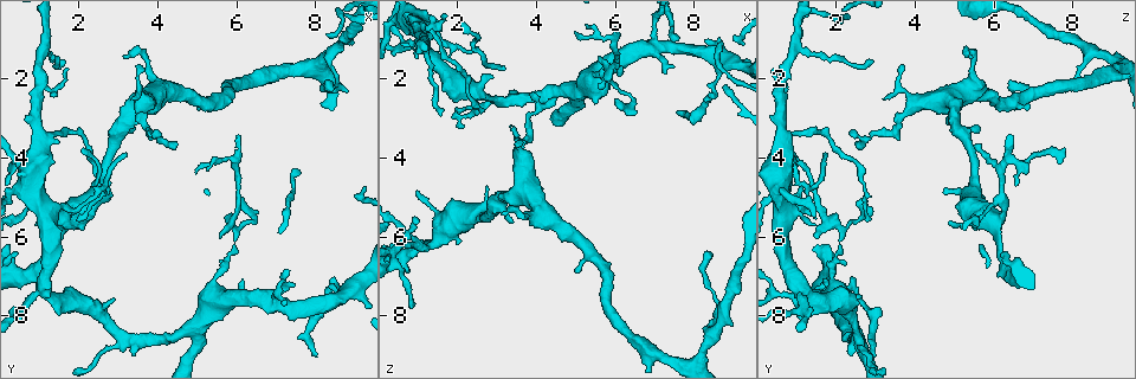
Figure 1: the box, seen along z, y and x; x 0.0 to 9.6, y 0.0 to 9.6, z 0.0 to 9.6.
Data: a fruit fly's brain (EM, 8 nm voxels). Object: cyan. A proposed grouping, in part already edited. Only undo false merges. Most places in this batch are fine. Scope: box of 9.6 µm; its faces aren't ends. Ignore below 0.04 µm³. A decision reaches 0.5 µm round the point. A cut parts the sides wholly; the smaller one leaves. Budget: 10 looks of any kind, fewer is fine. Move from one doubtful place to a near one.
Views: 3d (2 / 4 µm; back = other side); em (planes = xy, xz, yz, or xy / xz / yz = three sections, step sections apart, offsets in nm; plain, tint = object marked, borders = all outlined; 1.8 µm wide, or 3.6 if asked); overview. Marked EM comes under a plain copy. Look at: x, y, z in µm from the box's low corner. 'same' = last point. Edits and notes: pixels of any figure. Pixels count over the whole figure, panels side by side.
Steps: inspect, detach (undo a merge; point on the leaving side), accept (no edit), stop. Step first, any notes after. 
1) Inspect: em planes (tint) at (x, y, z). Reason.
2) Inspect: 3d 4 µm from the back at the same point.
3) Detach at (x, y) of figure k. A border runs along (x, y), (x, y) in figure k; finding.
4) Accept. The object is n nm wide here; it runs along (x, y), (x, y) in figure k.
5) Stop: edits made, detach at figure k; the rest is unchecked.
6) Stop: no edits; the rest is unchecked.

Inspect: em planes (tint) at (8.65, 7.50, 1.55). Sudden change in width.

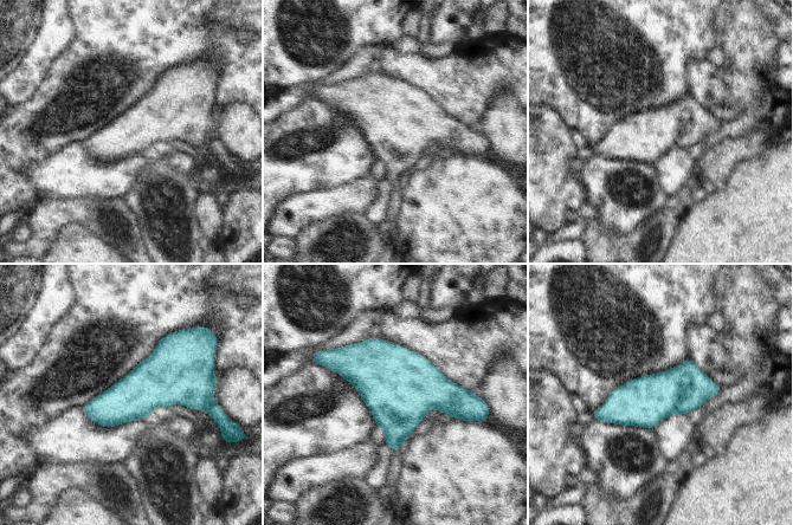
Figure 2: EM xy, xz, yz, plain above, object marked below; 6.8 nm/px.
Accept. All the same neuron.

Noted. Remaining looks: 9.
Inspect: 3d 2 µm at (8.50, 1.30, 8.40). A fork.

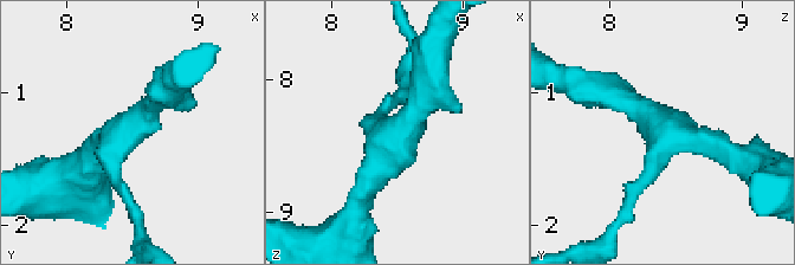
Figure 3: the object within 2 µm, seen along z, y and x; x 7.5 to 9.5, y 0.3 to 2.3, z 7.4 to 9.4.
Inspect: em planes (tint) at (8.46, 1.28, 8.40).

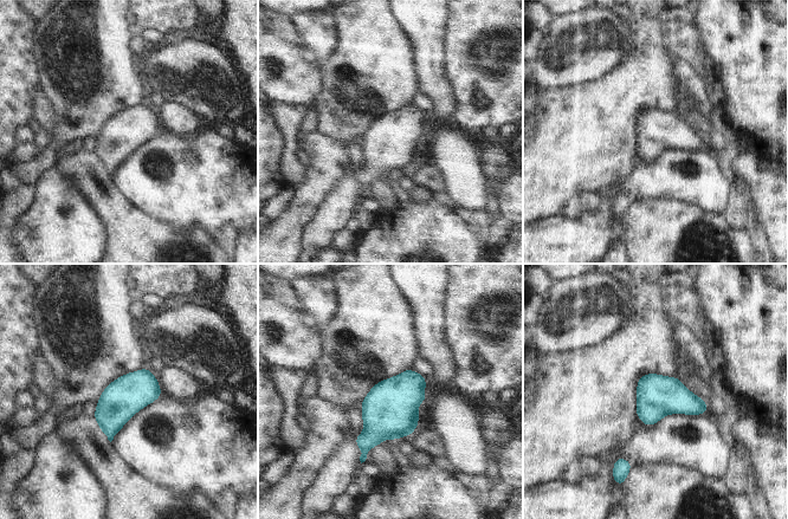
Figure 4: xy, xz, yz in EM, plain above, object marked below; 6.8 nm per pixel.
Accept. Continuous, no second neuron.

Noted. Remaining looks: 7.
Inspect: em 3.6 µm xy step 8 (tint) at (5.05, 8.20, 2.30). Thin arm on a thick one.

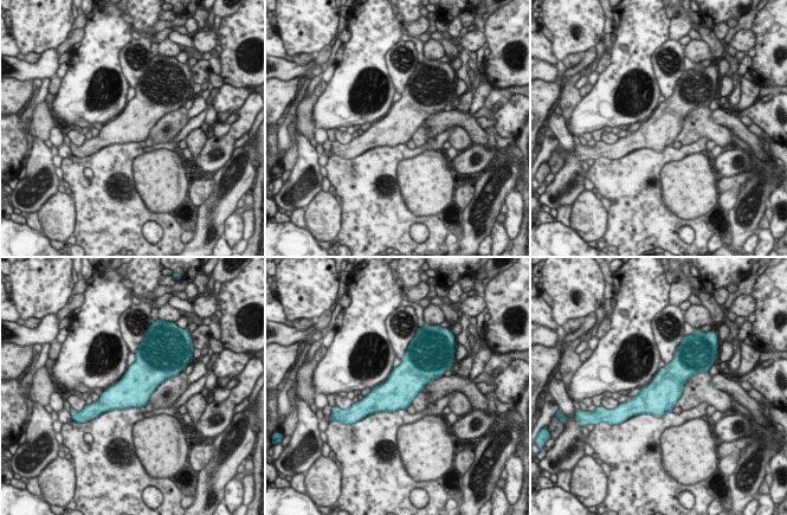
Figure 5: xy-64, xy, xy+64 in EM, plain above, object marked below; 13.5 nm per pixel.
Inspect: em 3.6 µm yz step 8 (tint) at the same point.

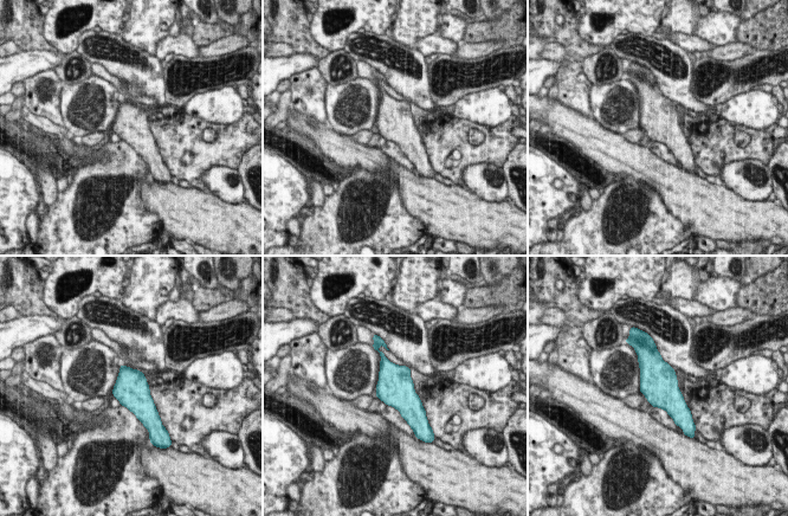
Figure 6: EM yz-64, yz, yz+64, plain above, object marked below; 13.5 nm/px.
Accept. All the same neuron.

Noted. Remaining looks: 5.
Inspect: 3d 4 µm at (1.00, 5.10, 6.25). Thin neck.

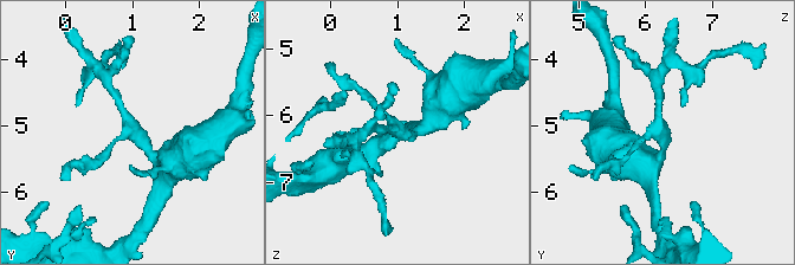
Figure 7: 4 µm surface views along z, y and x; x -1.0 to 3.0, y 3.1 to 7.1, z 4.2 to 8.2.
Inspect: em planes (tint) at (1.05, 5.05, 6.20). 3 arms meet here.

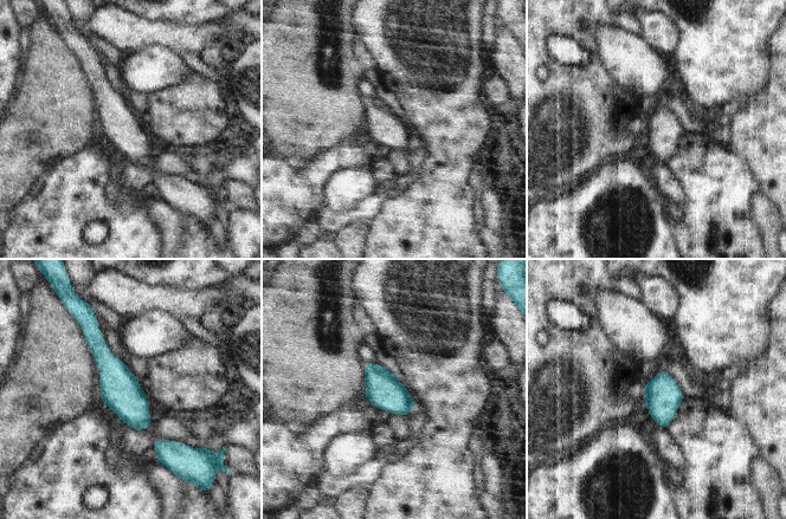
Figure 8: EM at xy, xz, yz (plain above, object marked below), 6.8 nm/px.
Accept. It runs along (92, 331), (121, 393), (142, 427) in figure 8; continuous, no second neuron.

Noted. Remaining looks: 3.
Stop: no edits; the rest is unchecked.

